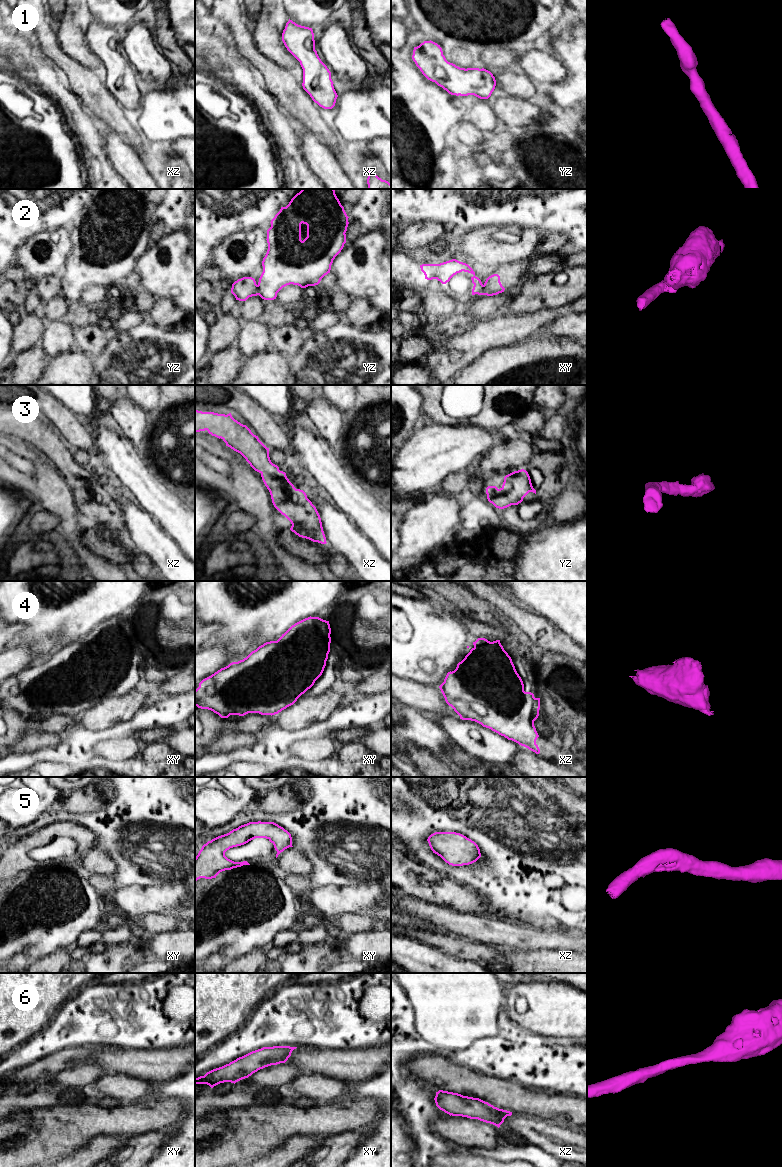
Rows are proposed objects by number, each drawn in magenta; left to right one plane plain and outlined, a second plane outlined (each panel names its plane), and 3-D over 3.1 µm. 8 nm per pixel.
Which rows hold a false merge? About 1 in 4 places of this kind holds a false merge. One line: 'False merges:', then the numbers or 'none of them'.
False merges: 2

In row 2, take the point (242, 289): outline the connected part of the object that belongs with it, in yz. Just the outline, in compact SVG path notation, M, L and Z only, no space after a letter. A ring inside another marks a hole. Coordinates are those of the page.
M243 277L232 284L231 293L236 300L246 301L249 297L258 295L258 286L252 277Z

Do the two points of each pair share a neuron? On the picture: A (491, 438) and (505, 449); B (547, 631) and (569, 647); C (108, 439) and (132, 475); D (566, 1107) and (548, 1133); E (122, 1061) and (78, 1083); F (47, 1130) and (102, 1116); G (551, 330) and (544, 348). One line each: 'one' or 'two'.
A: two
B: one
C: one
D: two
E: two
F: one
G: two

